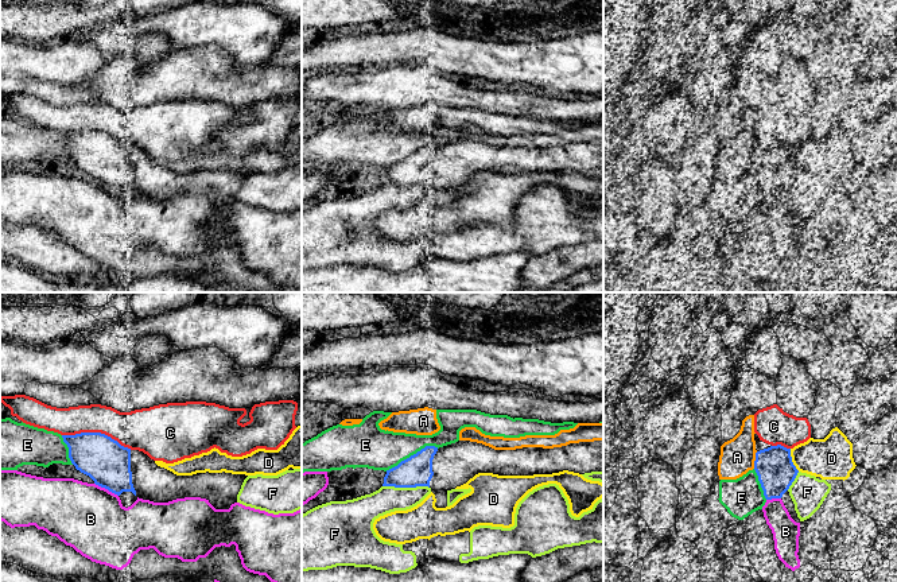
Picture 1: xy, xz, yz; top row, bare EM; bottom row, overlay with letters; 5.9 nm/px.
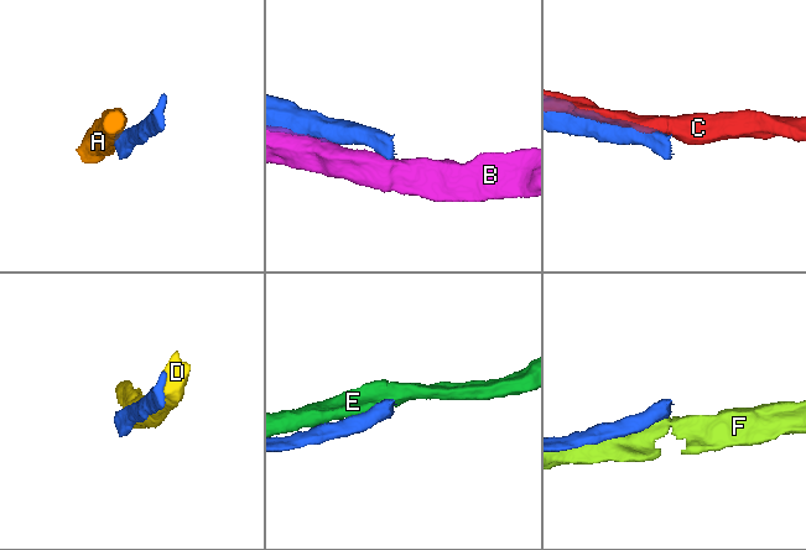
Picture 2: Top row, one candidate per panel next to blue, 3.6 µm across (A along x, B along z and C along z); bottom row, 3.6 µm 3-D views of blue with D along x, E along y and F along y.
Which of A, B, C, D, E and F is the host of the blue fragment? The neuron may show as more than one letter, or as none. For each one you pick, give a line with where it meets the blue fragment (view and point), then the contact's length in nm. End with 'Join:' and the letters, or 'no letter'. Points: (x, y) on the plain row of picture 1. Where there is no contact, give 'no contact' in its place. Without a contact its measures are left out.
Join: no letter

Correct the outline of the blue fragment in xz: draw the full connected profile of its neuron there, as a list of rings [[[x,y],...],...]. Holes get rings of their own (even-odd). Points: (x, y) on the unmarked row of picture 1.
[[[458,139],[439,147],[426,144],[387,168],[383,185],[451,189],[478,171],[533,174],[563,168],[579,172],[603,170],[603,139],[516,148],[494,148],[470,139]]]

